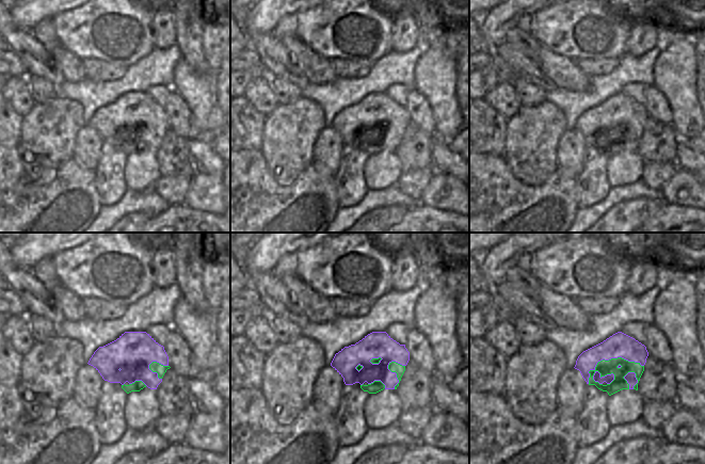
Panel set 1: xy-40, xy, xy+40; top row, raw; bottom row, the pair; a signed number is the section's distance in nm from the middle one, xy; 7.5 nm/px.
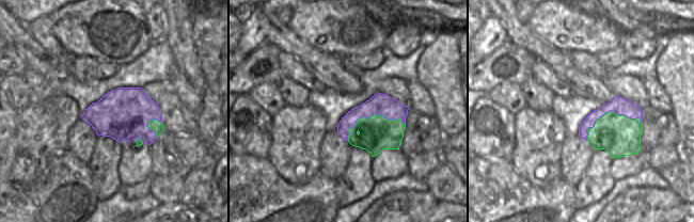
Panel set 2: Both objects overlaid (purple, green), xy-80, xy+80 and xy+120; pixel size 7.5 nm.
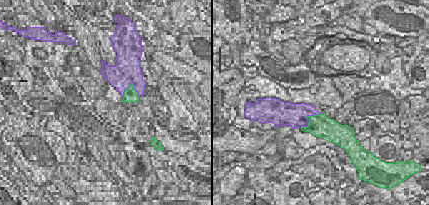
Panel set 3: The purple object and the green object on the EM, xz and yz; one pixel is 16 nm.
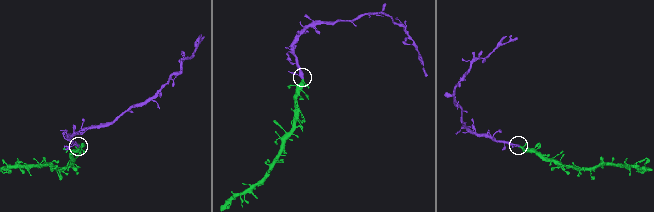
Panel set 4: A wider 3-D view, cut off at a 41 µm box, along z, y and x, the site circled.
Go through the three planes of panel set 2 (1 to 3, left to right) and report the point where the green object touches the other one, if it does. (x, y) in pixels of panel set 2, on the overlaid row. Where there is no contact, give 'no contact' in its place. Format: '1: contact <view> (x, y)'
1: contact xy-80 (150, 129)
2: contact xy+80 (371, 115)
3: contact xy+120 (609, 111)

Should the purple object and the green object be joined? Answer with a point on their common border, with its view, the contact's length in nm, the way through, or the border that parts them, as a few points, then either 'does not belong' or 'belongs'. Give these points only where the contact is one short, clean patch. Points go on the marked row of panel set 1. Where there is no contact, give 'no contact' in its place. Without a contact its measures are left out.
contact xy+40 (609, 358); length 440 nm; belongs

